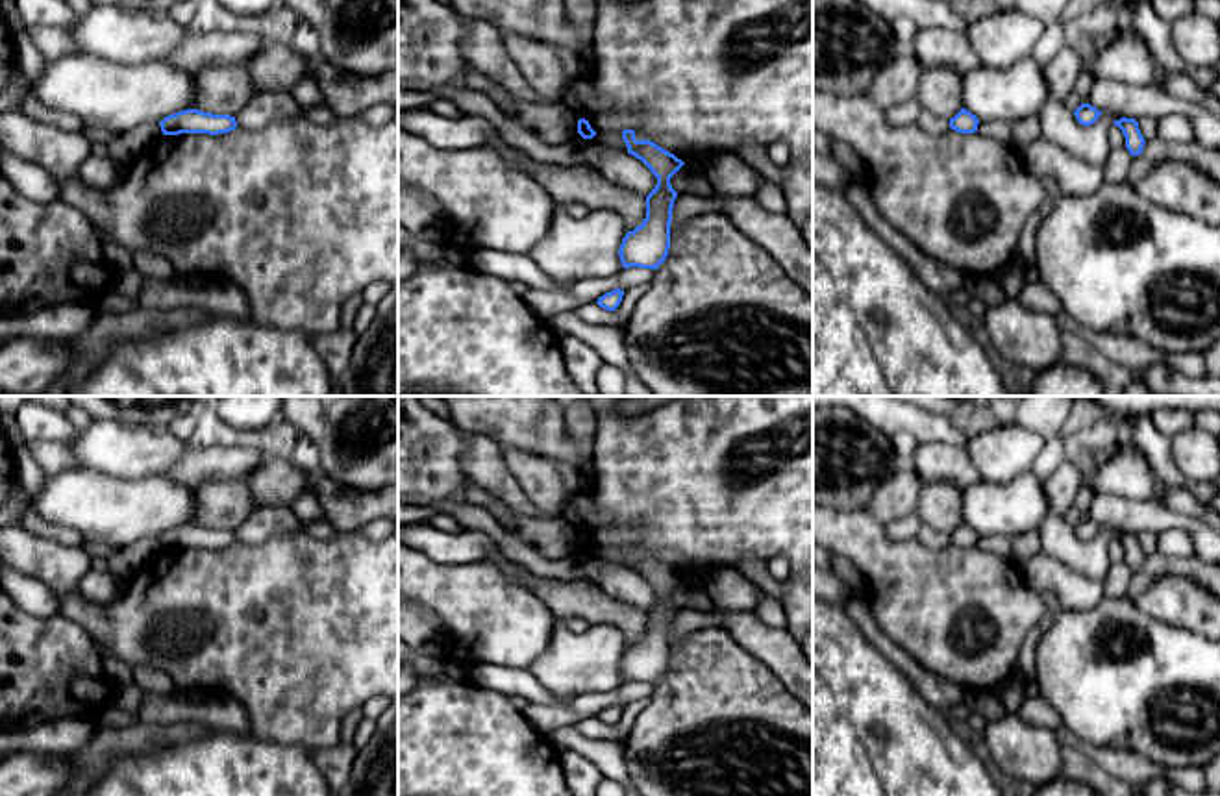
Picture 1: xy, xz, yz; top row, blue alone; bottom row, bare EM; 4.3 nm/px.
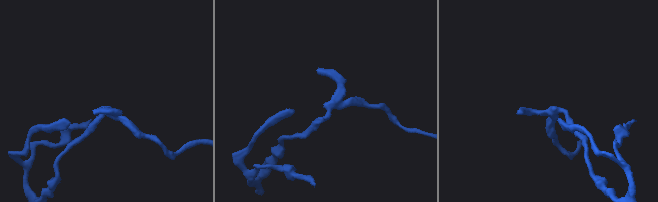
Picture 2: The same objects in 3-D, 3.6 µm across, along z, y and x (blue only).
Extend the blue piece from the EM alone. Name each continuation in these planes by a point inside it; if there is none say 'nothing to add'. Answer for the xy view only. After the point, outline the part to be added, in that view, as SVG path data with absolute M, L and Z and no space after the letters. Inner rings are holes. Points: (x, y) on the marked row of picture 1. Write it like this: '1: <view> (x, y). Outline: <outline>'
1: xy (124, 147). Outline: M146 122L133 130L115 133L107 143L107 155L122 165L130 165L144 146L161 135L159 122Z

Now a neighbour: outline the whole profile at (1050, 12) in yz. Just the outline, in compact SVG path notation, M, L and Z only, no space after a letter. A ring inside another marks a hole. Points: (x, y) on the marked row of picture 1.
M1009 0L1009 4L1044 22L1046 31L1033 48L1031 57L1044 68L1068 43L1063 9L1068 0Z

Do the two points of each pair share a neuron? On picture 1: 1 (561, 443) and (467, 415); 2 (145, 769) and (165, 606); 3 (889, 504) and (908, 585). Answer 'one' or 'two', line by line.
1: one
2: two
3: two

